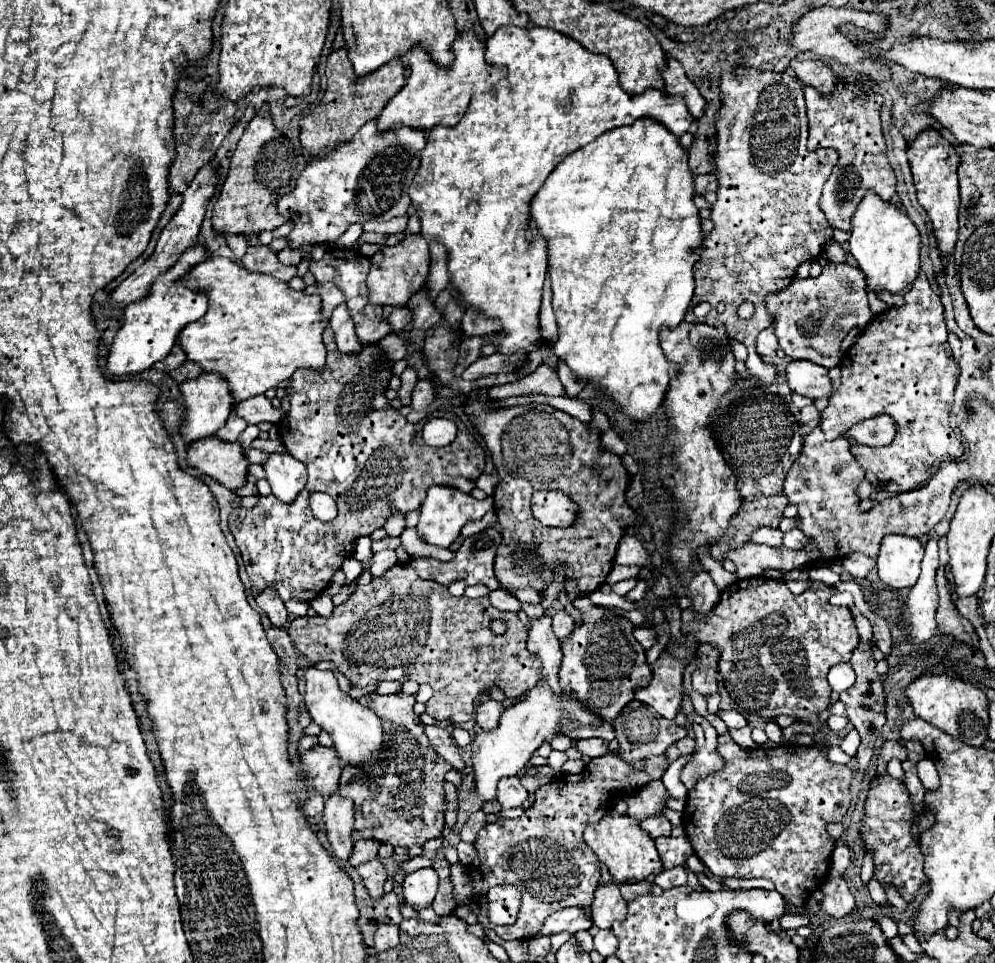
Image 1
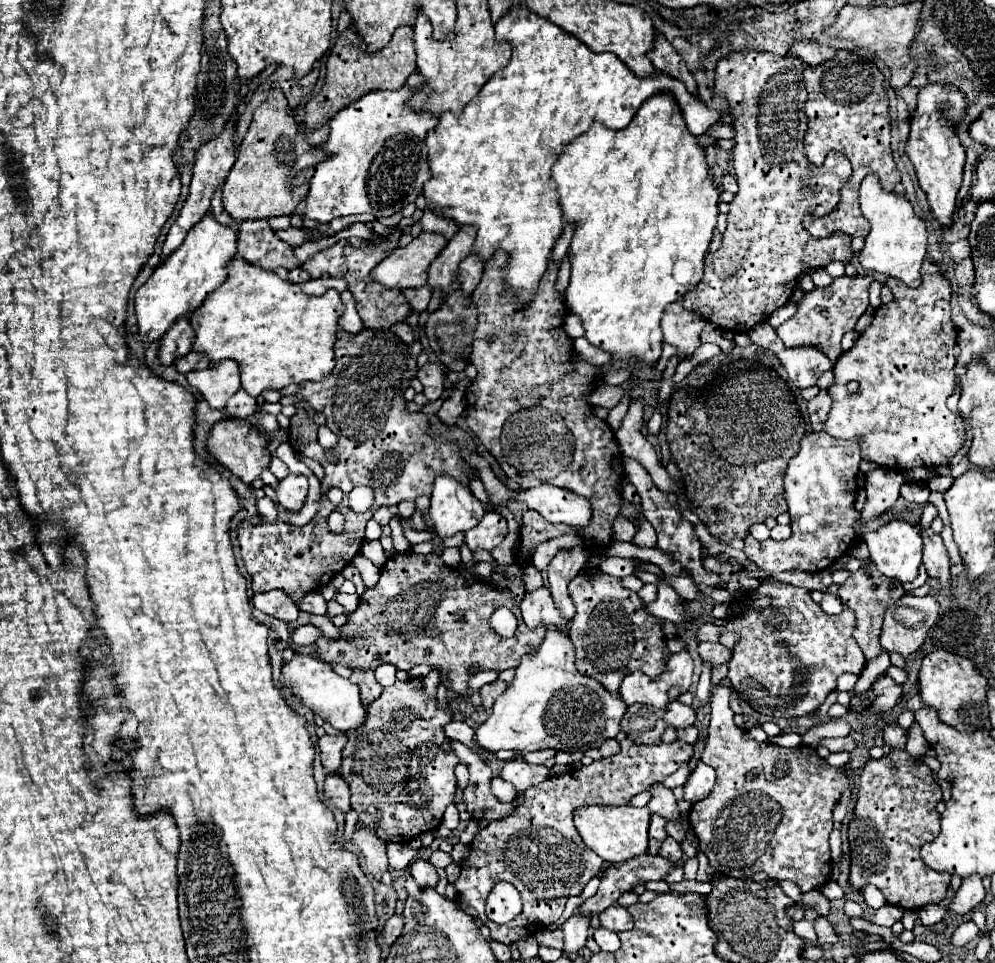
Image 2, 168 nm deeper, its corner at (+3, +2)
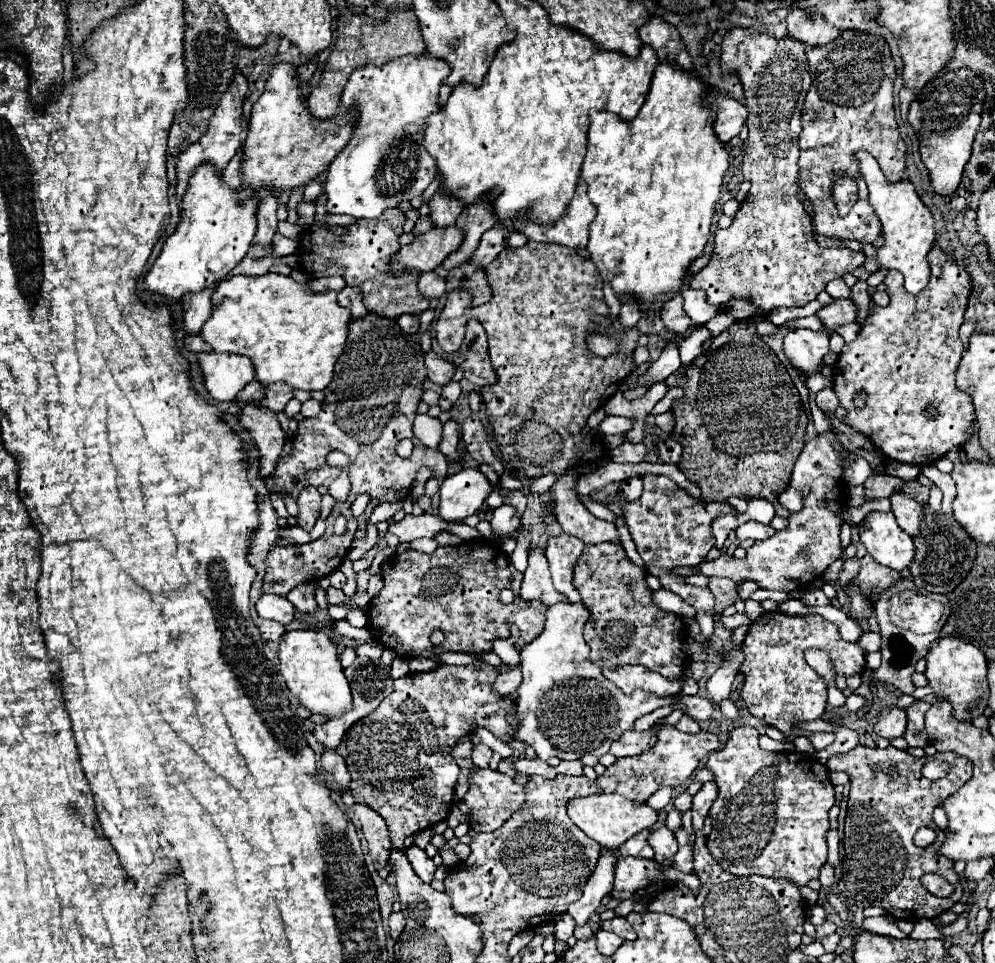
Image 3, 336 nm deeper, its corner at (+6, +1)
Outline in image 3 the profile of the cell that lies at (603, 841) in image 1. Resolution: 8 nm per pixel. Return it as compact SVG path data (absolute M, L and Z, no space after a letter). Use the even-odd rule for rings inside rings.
M589 795L589 797L575 797L567 803L567 813L571 821L593 841L599 843L605 851L617 851L627 839L635 833L653 827L657 821L657 811L647 807L645 803L633 803L619 795Z

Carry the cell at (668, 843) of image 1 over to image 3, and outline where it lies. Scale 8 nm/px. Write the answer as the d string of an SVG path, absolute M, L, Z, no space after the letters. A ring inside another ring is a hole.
M667 827L655 829L649 835L649 845L655 851L655 861L671 861L671 857L677 853L677 839Z

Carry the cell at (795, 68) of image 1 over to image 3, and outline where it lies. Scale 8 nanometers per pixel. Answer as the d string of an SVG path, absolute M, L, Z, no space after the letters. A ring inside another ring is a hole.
M793 11L787 15L787 29L791 39L807 47L823 47L839 37L839 29L831 29L819 15L809 11Z

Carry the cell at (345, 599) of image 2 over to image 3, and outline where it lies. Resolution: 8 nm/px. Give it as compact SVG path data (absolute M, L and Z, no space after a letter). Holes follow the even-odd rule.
M349 609L347 611L347 621L353 625L353 627L365 627L367 625L367 617L361 609Z

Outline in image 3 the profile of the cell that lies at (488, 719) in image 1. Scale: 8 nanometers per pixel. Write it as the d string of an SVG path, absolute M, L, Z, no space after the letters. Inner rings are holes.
M505 667L503 673L495 679L495 683L493 683L491 689L493 689L497 695L507 697L507 695L513 695L513 693L515 693L515 689L519 687L519 681L521 681L519 667L513 667L513 669Z

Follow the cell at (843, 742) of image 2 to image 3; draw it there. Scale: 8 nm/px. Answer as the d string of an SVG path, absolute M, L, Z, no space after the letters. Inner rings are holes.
M857 745L849 753L835 757L835 769L841 769L851 777L843 837L843 879L839 881L839 891L851 905L861 909L875 905L887 909L887 913L895 919L917 921L933 919L961 899L963 887L959 875L953 871L953 863L943 861L943 857L935 857L935 849L939 849L943 843L943 835L933 821L933 809L971 779L973 765L955 753L937 753L933 759L949 763L949 773L943 779L925 779L921 769L927 763L927 757L917 759L911 753L895 747L879 749ZM891 765L899 769L899 777L895 781L887 779L887 769ZM919 827L933 829L937 833L935 843L929 847L917 847L913 843L913 835ZM927 873L947 877L955 891L949 897L929 893L921 883L921 877Z

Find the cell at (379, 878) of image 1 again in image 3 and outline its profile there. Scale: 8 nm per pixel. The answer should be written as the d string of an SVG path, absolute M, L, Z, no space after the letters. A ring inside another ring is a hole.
M353 805L353 813L361 825L361 831L367 839L369 845L369 855L373 859L375 869L383 869L389 861L389 853L391 853L391 839L389 839L389 831L387 825L383 821L383 817L379 817L379 813L375 813L371 807L367 805Z

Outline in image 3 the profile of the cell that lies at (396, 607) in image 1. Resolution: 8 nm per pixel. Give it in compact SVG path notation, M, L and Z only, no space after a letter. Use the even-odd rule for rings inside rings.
M489 541L437 547L433 555L409 549L405 551L405 561L401 557L389 557L383 561L381 575L383 589L367 607L369 631L379 645L405 659L435 657L447 651L471 655L489 653L493 651L493 641L509 637L505 623L515 623L519 627L521 637L515 647L521 651L543 631L545 625L547 609L543 609L543 605L523 603L519 597L523 575L509 563L503 549L495 549ZM505 587L515 593L511 605L499 603L499 591ZM433 629L445 633L445 641L439 647L433 647L429 641Z

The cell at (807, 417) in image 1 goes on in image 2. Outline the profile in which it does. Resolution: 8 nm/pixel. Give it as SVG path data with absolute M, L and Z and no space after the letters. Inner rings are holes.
M820 390L820 394L814 396L808 402L808 414L810 414L812 430L818 432L818 430L824 428L824 422L826 422L828 412L830 412L830 394L826 390Z

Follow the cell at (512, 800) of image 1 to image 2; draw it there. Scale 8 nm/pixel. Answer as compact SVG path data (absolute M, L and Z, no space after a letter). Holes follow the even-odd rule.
M510 760L510 762L504 764L500 776L506 782L514 784L516 790L522 794L528 786L534 786L534 784L546 780L550 776L550 768L546 768L544 764L534 766L534 764L522 762L522 760Z

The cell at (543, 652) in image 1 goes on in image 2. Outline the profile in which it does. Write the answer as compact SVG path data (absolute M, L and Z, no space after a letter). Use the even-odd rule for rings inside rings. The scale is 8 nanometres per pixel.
M546 586L530 594L524 594L520 602L520 610L522 610L522 618L528 628L538 628L540 624L546 624L546 626L554 624L560 630L568 628L568 620L562 620L562 612L554 608L554 600Z

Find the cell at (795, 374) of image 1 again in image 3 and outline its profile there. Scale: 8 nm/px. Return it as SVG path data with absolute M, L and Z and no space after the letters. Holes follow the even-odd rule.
M791 329L783 339L783 353L791 361L793 369L809 377L823 367L823 357L829 351L827 333L811 329Z

